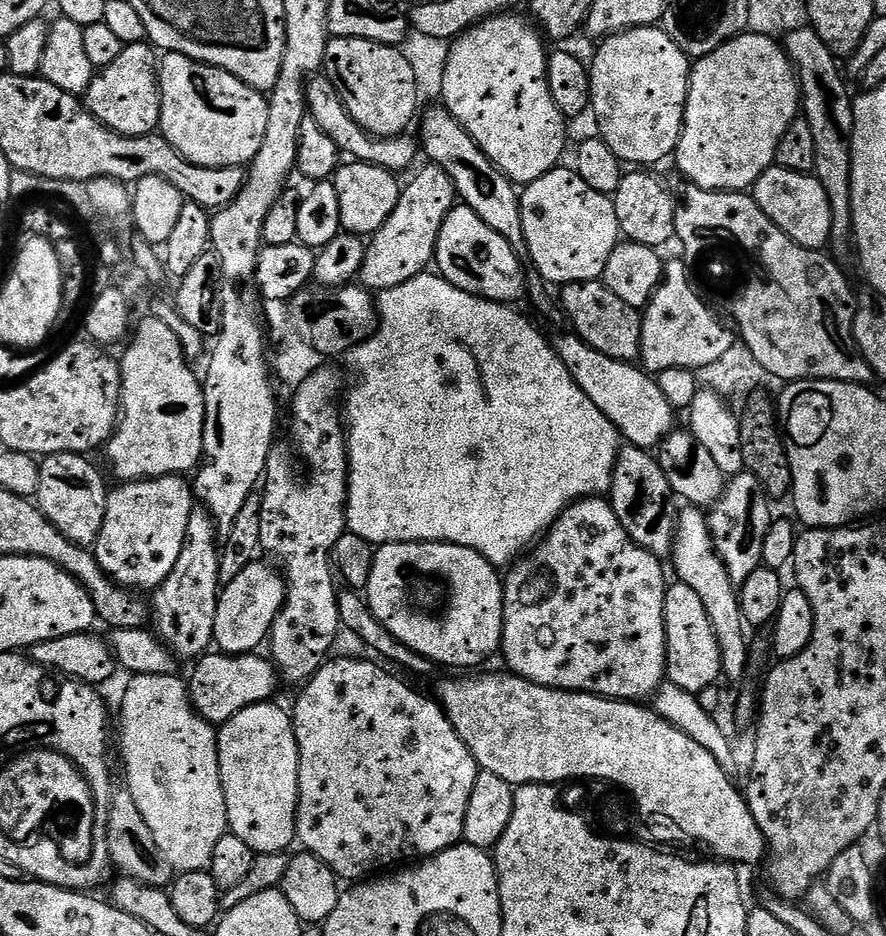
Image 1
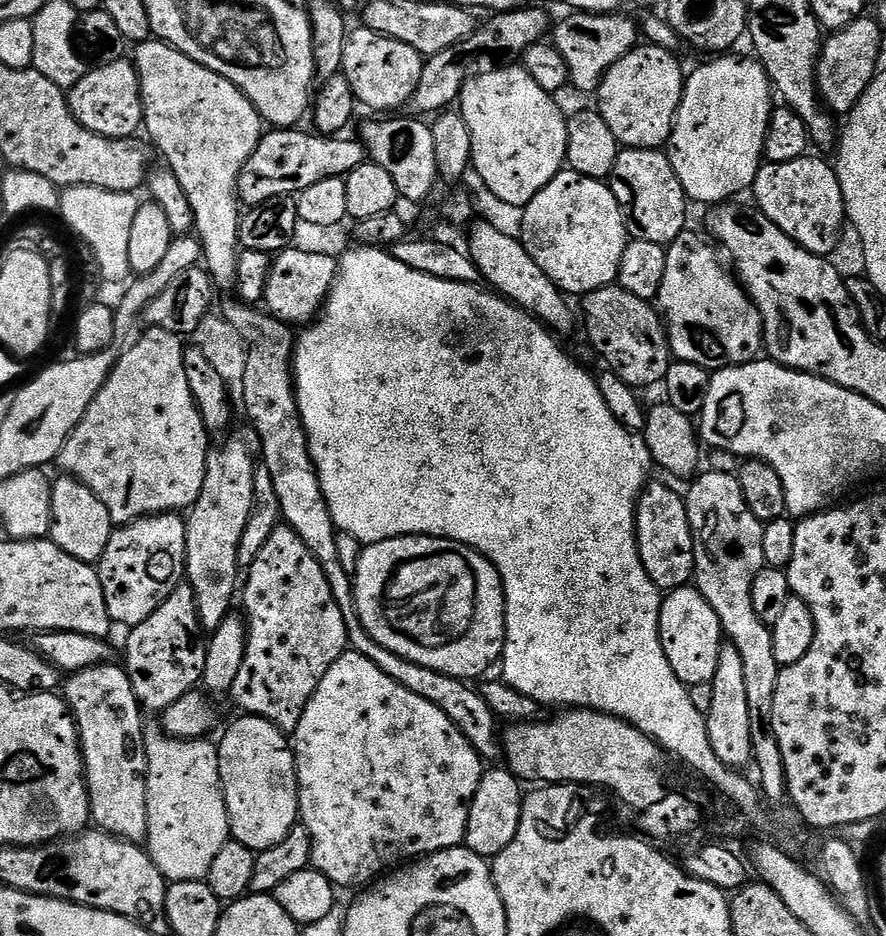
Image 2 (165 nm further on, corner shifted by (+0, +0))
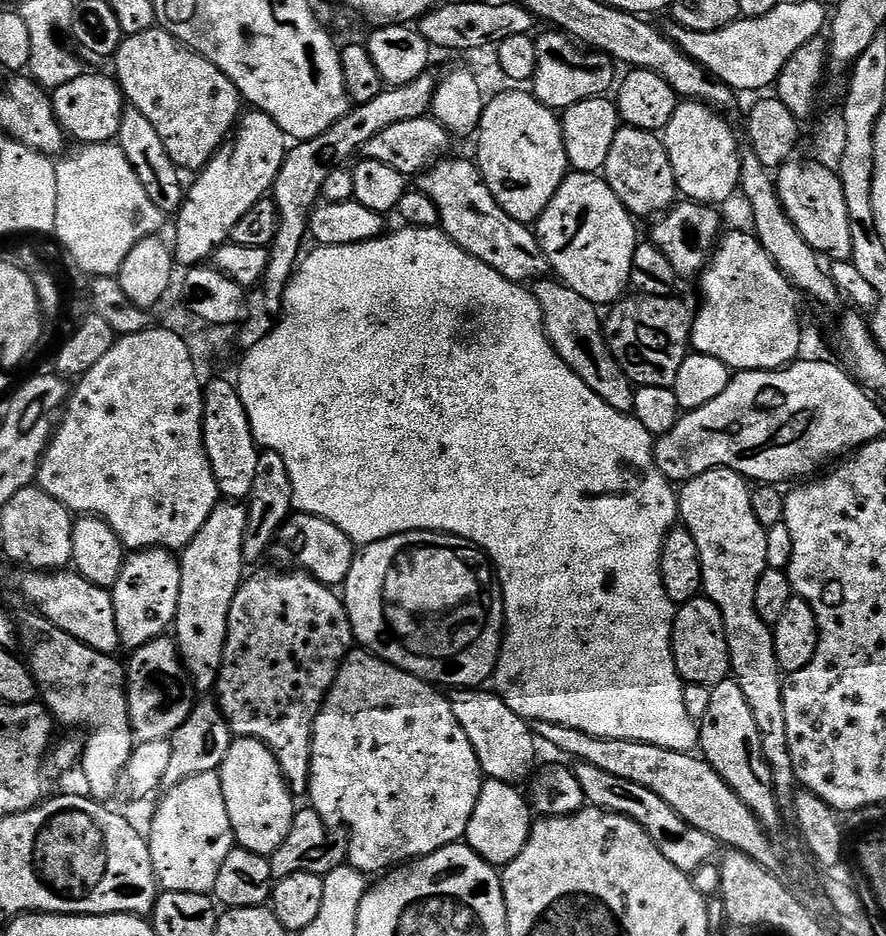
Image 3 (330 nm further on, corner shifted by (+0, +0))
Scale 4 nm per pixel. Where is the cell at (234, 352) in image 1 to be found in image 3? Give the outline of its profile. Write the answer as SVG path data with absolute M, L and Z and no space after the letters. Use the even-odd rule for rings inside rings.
M221 502L214 506L206 526L182 550L178 615L174 625L176 649L195 691L208 694L220 681L220 671L228 637L228 619L234 594L245 579L246 561L242 542L246 534L248 509L240 502Z

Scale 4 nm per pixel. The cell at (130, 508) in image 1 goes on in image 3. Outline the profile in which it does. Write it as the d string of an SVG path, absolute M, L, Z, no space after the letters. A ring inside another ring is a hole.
M167 548L136 550L125 559L118 582L110 589L120 648L135 650L157 640L175 625L180 593L180 562Z

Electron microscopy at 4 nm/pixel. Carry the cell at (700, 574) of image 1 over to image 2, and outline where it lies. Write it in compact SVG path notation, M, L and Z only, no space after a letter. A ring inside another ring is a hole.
M721 643L718 654L718 670L714 670L711 684L714 686L714 702L706 714L706 719L710 742L714 746L714 754L718 754L718 758L722 758L722 762L729 768L743 769L745 767L743 764L751 765L753 763L752 743L750 742L750 709L746 703L746 677L742 667L742 658L733 644Z

